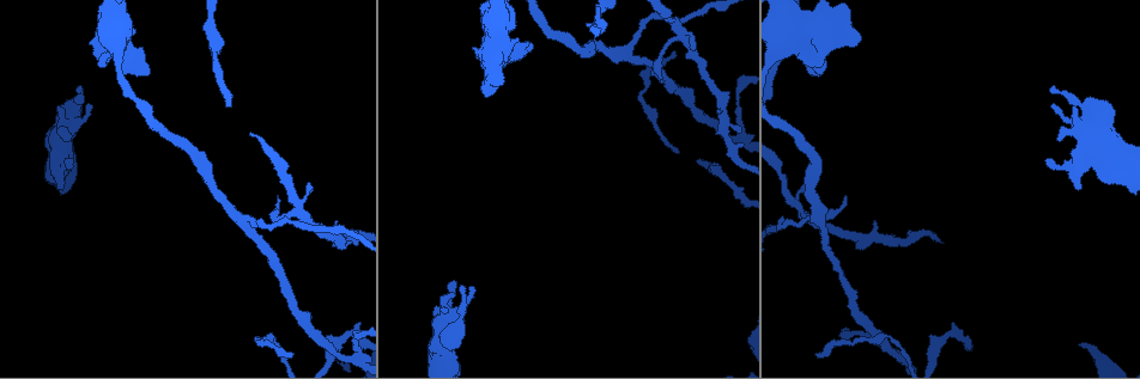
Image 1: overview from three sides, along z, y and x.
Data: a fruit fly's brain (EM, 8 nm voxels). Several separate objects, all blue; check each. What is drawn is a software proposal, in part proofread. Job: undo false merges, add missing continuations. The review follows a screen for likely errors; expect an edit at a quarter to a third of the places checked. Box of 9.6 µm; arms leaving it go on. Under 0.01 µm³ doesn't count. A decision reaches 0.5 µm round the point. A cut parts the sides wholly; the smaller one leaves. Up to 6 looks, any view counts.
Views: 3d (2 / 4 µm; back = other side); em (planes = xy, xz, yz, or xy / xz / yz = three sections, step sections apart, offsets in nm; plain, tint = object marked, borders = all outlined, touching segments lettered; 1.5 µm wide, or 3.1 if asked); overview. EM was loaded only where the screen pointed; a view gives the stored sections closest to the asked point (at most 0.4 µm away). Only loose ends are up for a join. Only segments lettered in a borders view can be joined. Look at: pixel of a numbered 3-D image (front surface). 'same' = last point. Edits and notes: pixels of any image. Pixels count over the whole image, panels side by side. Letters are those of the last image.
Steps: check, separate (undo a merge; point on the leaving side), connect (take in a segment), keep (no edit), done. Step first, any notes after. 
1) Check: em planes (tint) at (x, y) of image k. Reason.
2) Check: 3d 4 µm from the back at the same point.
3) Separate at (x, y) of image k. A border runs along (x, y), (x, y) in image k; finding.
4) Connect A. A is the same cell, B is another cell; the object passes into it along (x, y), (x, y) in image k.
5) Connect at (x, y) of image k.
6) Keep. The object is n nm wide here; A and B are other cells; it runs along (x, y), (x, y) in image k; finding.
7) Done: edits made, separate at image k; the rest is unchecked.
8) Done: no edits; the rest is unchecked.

Check: 3d 4 µm at (1050, 107) of image 1. Tapers out.

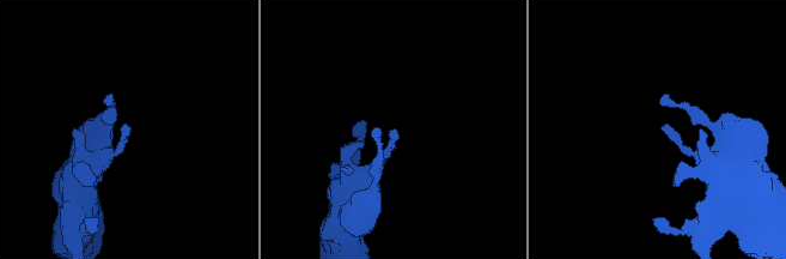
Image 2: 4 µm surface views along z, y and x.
Check: em xy step 8 (plain) at (128, 129) of image 2. Now the EM.

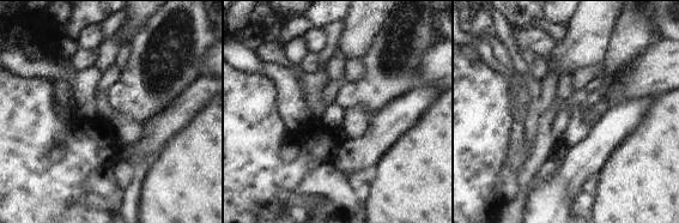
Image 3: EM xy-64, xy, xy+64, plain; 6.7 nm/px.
Check: em xy step 8 (borders) at the same point. What lies round it.

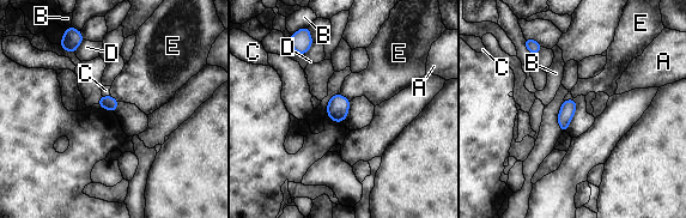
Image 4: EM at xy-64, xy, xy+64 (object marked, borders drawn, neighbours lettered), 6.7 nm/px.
Keep. The object is 100 nm wide here; A, B, C, D and E are other cells; a border runs along (340, 92), (350, 101) in image 4; none of them fits.

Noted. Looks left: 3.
Check: 3d 4 µm at (1100, 177) of image 1. Stops while still wide.

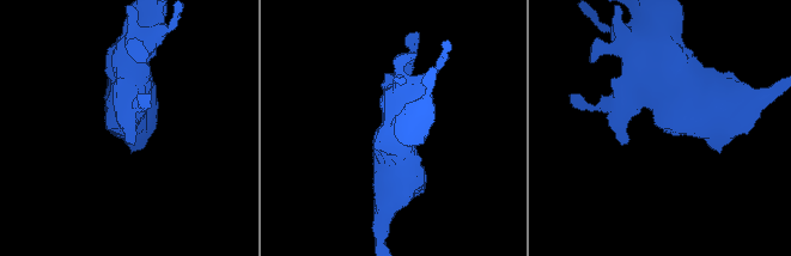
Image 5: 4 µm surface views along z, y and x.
Check: em planes (borders) at (655, 123) of image 5. Shape alone is not enough.

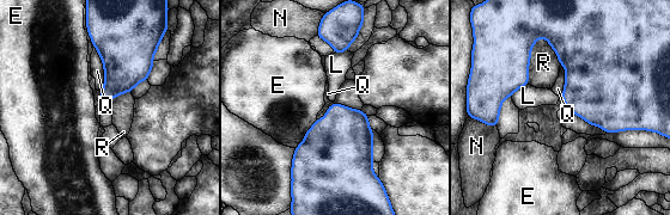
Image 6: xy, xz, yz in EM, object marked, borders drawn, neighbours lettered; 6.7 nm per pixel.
Keep. The longest contact is with R, 340 nm; E, L, N, Q and R are other cells; a border runs along (542, 36), (531, 49), (528, 84) in image 6; none of them fits.

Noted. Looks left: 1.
Done: no edits; the rest is unchecked.

